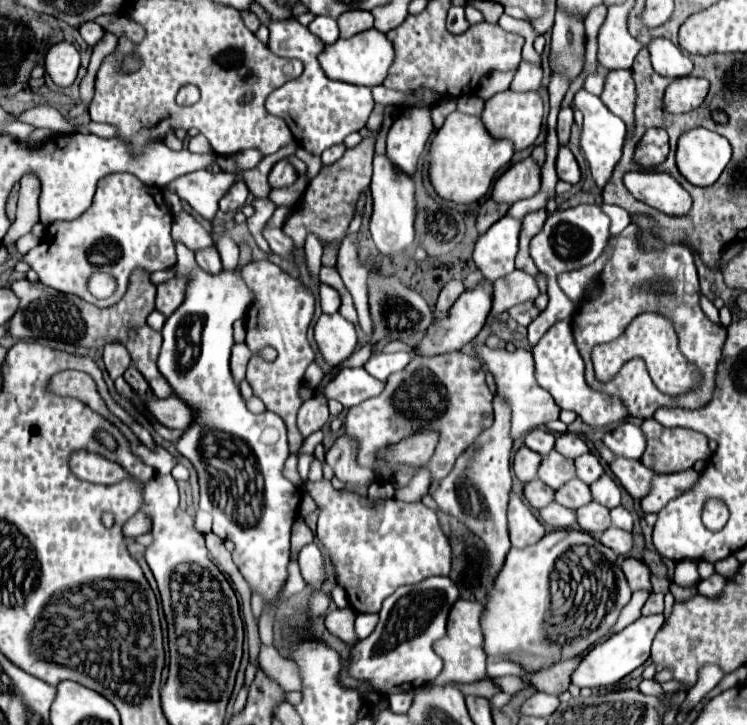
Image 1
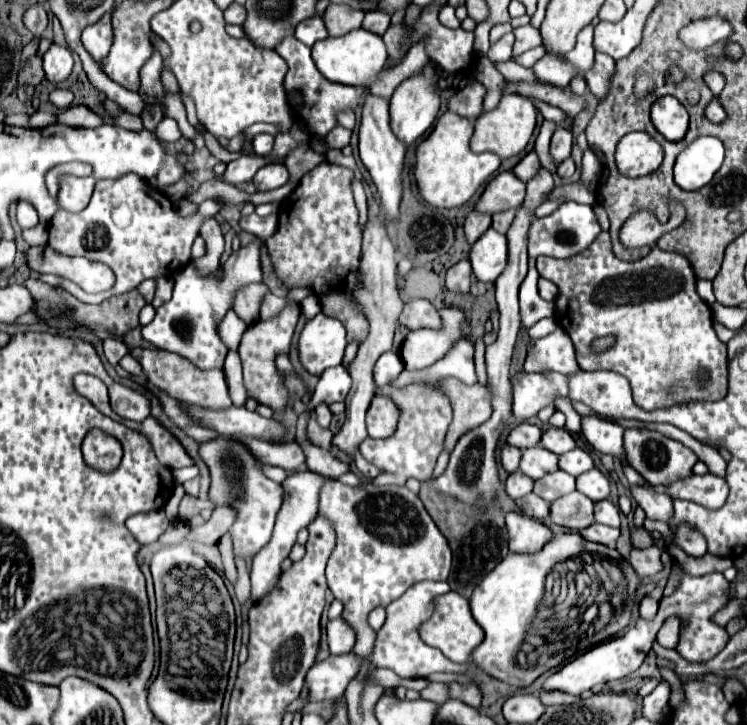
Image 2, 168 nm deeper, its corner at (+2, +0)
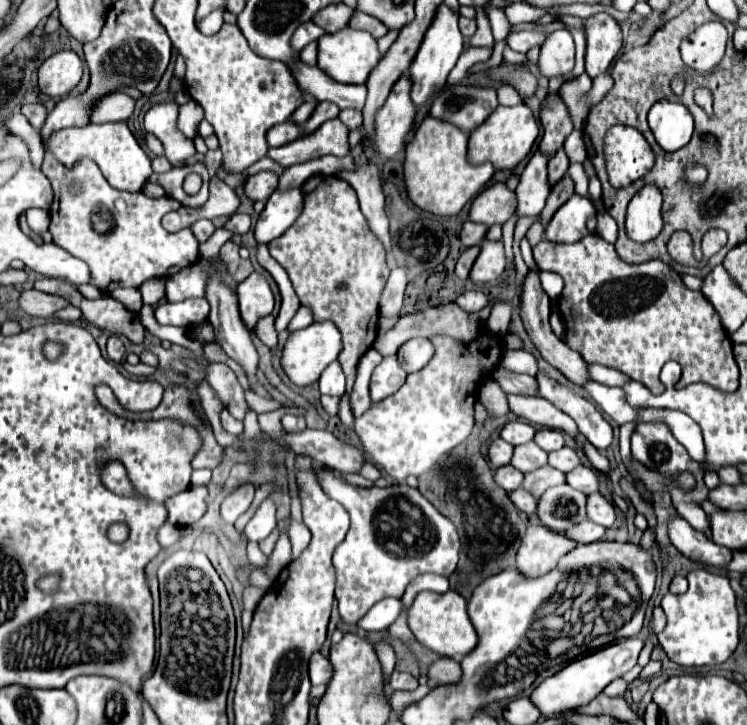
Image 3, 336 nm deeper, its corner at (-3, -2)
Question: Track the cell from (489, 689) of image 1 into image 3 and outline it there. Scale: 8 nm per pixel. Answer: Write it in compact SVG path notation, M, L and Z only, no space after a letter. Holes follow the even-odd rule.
M419 686L419 688L413 690L413 692L393 692L393 700L391 700L391 704L393 704L393 708L403 708L403 706L409 704L409 702L417 702L417 700L421 700L429 690L431 690L429 686Z

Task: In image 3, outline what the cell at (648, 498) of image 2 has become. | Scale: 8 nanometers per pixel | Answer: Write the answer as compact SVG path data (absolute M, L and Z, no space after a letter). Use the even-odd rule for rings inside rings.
M679 514L667 520L667 532L671 544L689 560L711 566L725 566L727 562L731 562L731 550L725 550L723 546L717 546L713 540L705 538L701 532L691 528L691 524Z

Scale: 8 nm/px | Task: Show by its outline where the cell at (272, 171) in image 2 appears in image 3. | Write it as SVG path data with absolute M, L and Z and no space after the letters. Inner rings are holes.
M259 172L247 178L245 194L251 200L267 200L275 192L277 182L279 182L279 176L275 172Z

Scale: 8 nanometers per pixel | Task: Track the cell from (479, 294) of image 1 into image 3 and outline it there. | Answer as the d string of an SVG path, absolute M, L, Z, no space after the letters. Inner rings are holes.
M413 338L405 342L397 352L397 356L401 358L401 366L407 372L419 372L421 368L425 368L433 358L433 354L435 346L429 338Z

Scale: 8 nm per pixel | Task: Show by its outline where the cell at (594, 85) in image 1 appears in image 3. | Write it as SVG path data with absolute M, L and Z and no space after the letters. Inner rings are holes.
M581 74L577 80L571 80L561 86L560 94L567 106L575 129L582 130L585 122L585 94L591 90L591 78L587 74Z

